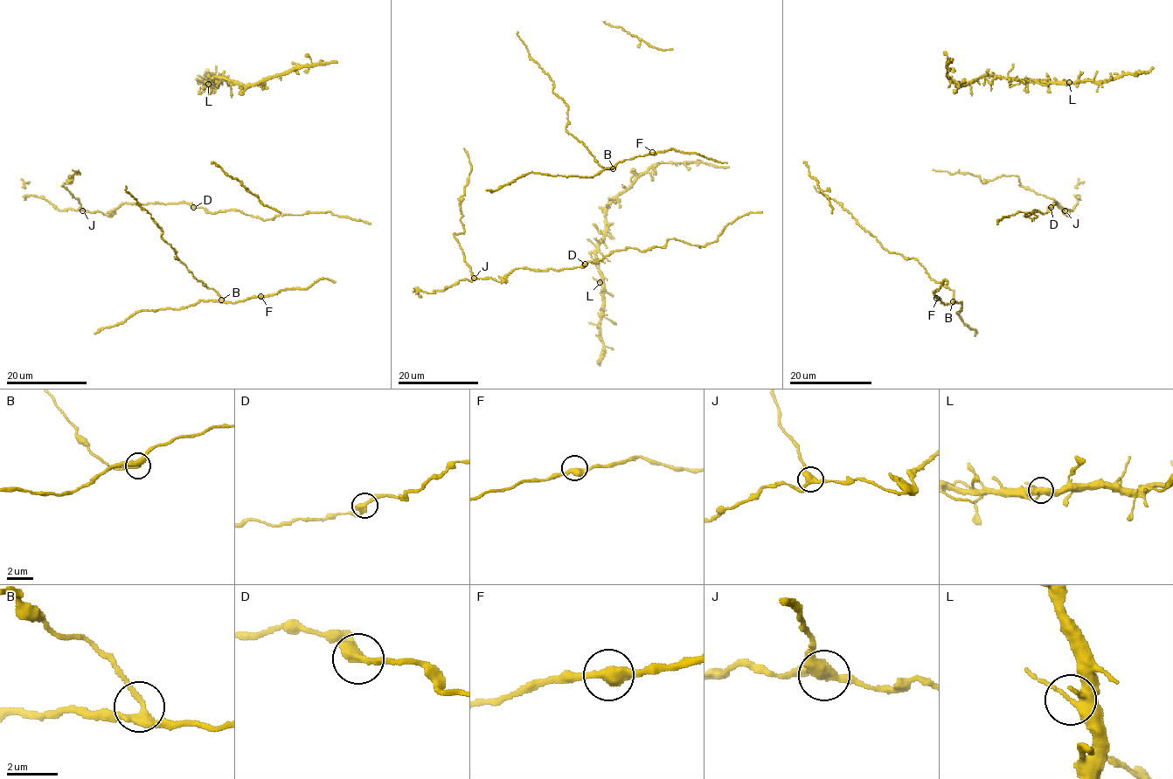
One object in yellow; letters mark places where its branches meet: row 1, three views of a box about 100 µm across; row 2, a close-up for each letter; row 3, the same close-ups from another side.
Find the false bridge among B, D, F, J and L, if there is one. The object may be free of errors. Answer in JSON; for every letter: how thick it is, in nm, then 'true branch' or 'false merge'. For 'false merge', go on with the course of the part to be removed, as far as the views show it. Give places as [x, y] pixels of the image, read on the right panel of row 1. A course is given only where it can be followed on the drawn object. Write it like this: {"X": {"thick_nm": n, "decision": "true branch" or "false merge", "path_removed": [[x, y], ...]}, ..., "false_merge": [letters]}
{"B": {"thick_nm": 240, "decision": "true branch"}, "D": {"thick_nm": 400, "decision": "true branch"}, "F": {"thick_nm": 440, "decision": "true branch"}, "J": {"thick_nm": 320, "decision": "false merge", "path_removed": [[1065, 210], [1052, 199], [1019, 184], [1016, 175], [983, 181], [969, 173], [933, 169]]}, "L": {"thick_nm": 320, "decision": "true branch"}, "false_merge": ["J"]}

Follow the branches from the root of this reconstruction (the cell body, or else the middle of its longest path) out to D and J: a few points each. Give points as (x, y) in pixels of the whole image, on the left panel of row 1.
D: (271, 219), (261, 220), (233, 210), (209, 213), (203, 208), (193, 207)
J: (271, 219), (261, 220), (233, 210), (209, 213), (187, 203), (121, 203), (108, 215), (82, 210)

